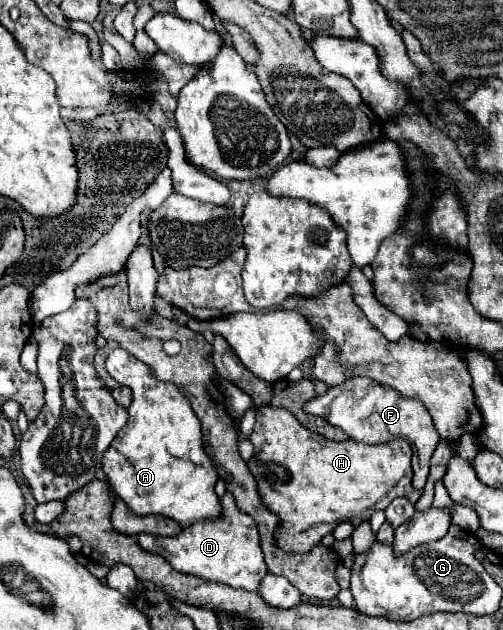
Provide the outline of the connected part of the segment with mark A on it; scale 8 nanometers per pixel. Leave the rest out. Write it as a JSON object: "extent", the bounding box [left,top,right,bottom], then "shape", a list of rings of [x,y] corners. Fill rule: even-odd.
{"extent":[102,351,222,525],"shape":[[[112,351],[106,359],[106,371],[112,379],[132,389],[128,423],[120,429],[102,459],[102,471],[114,493],[124,499],[136,515],[158,513],[180,525],[190,525],[200,519],[218,519],[222,515],[220,497],[214,491],[218,473],[204,451],[200,421],[190,401],[174,383],[158,381],[154,375],[150,381],[148,367],[132,359],[126,351]]]}

